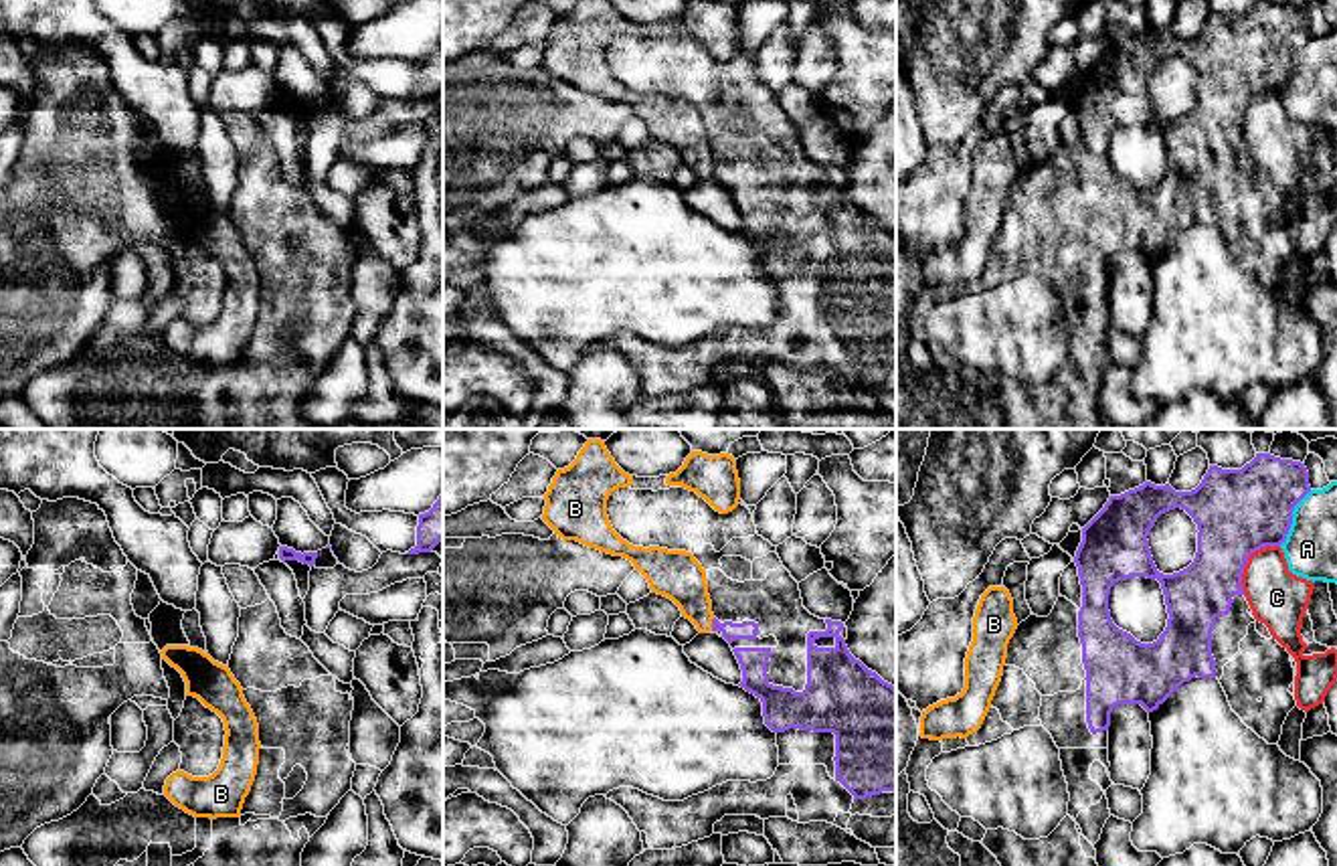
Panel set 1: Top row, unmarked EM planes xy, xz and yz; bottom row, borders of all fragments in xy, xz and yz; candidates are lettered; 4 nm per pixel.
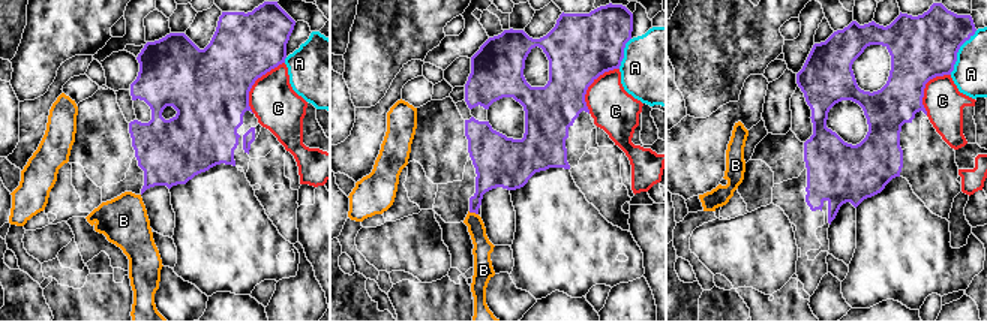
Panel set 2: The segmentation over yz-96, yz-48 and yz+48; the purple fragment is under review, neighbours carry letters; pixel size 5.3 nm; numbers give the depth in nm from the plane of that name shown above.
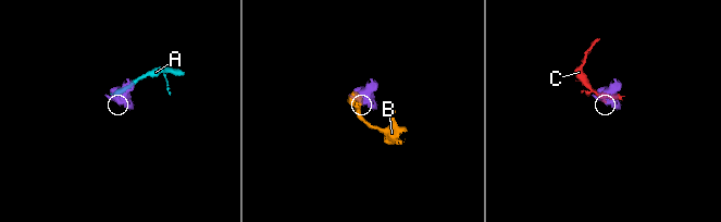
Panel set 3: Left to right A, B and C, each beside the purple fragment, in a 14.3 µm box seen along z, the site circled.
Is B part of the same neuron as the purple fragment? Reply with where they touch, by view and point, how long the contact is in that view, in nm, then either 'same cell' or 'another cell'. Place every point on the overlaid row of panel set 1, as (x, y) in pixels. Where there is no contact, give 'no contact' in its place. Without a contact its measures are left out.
meets purple in xz at (712, 624); contact 60 nm long; another cell

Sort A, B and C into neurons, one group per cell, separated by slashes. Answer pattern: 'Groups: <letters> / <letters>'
Groups: A / B / C

